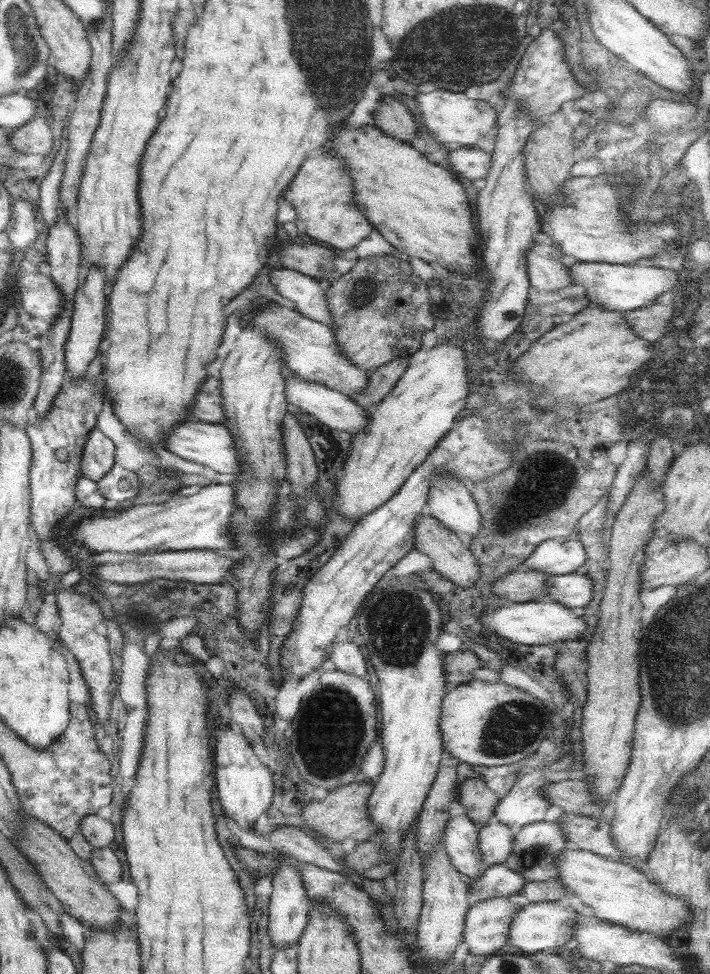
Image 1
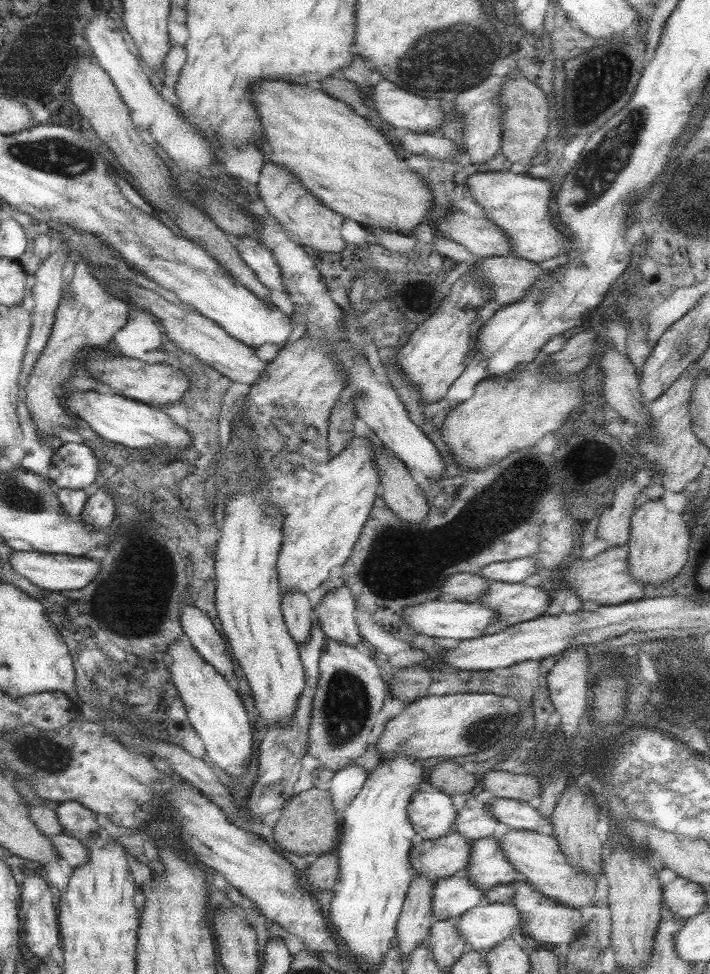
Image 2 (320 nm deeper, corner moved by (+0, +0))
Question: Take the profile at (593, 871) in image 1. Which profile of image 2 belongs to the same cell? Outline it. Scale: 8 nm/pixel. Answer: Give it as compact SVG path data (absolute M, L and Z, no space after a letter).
M509 829L503 833L501 838L497 838L497 845L499 845L505 861L515 869L517 876L543 896L548 896L562 905L577 910L596 903L593 898L596 879L583 875L583 873L577 873L569 862L565 861L563 853L559 851L557 841L553 837L535 831Z

